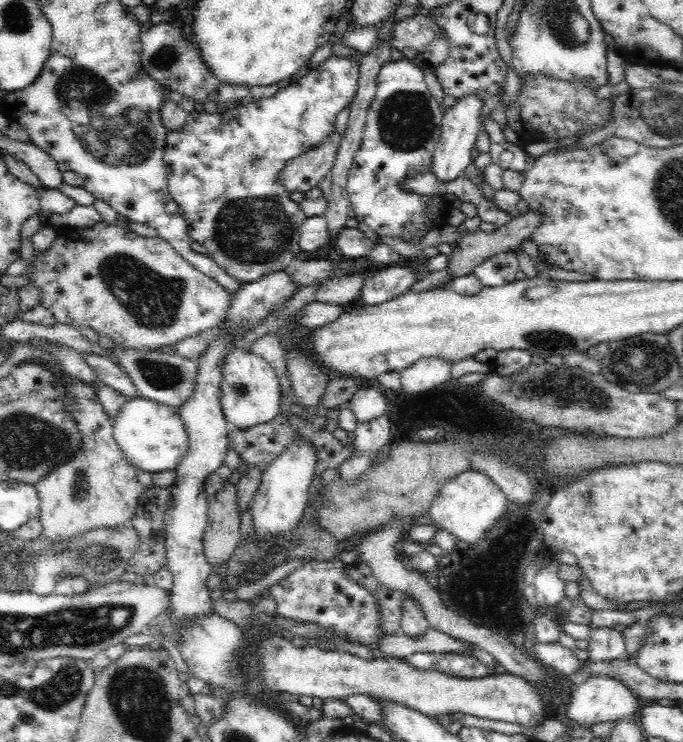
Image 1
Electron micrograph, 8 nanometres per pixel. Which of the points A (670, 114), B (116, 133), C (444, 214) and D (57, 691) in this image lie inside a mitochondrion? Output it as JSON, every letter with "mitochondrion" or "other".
{"A":"mitochondrion","B":"mitochondrion","C":"other","D":"mitochondrion"}

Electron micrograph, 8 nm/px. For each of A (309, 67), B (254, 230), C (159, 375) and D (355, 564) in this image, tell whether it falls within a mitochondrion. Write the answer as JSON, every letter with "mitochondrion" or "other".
{"A":"other","B":"mitochondrion","C":"mitochondrion","D":"other"}

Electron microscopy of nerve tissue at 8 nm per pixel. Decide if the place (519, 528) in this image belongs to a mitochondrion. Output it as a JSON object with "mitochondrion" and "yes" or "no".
{"mitochondrion":"no"}

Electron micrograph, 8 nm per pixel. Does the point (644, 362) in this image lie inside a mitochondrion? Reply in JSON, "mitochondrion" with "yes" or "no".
{"mitochondrion":"yes"}

